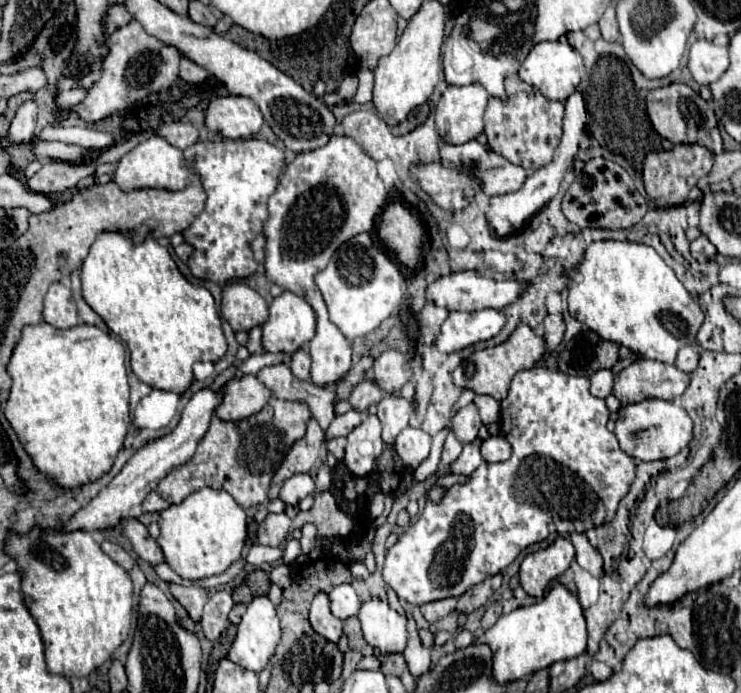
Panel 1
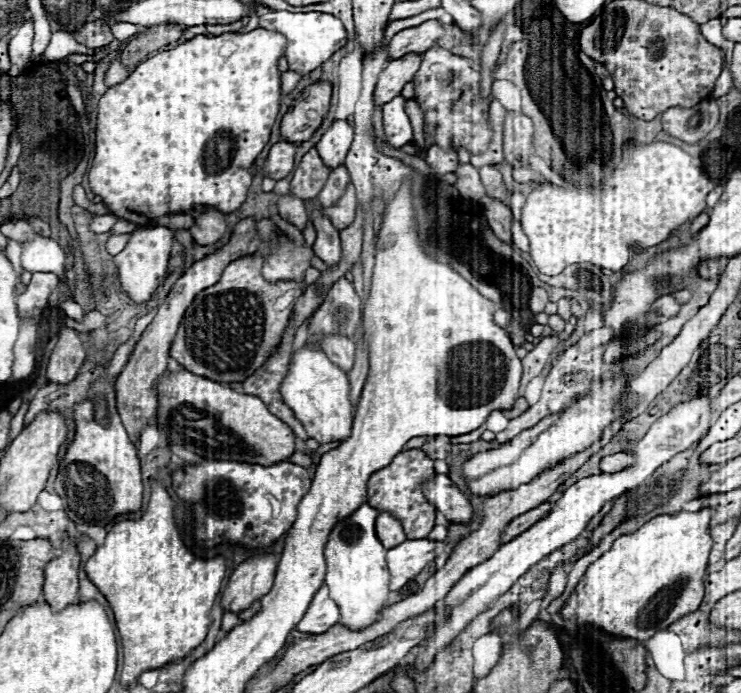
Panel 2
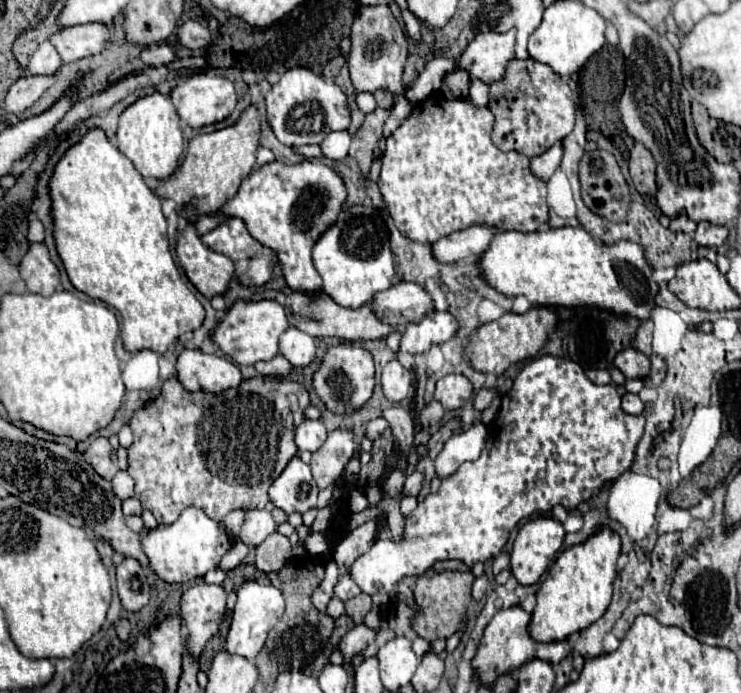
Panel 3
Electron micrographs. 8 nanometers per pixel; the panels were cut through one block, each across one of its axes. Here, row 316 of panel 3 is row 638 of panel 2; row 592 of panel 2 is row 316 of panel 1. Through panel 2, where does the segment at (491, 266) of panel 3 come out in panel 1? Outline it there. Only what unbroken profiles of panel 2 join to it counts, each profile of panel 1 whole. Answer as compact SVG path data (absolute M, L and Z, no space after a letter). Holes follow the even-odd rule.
M628 240L592 242L584 252L584 260L564 270L564 276L568 278L570 316L598 332L604 340L622 344L650 360L674 364L678 350L696 338L704 322L694 296L688 294L658 252L646 244ZM578 274L582 274L582 282L574 280Z

